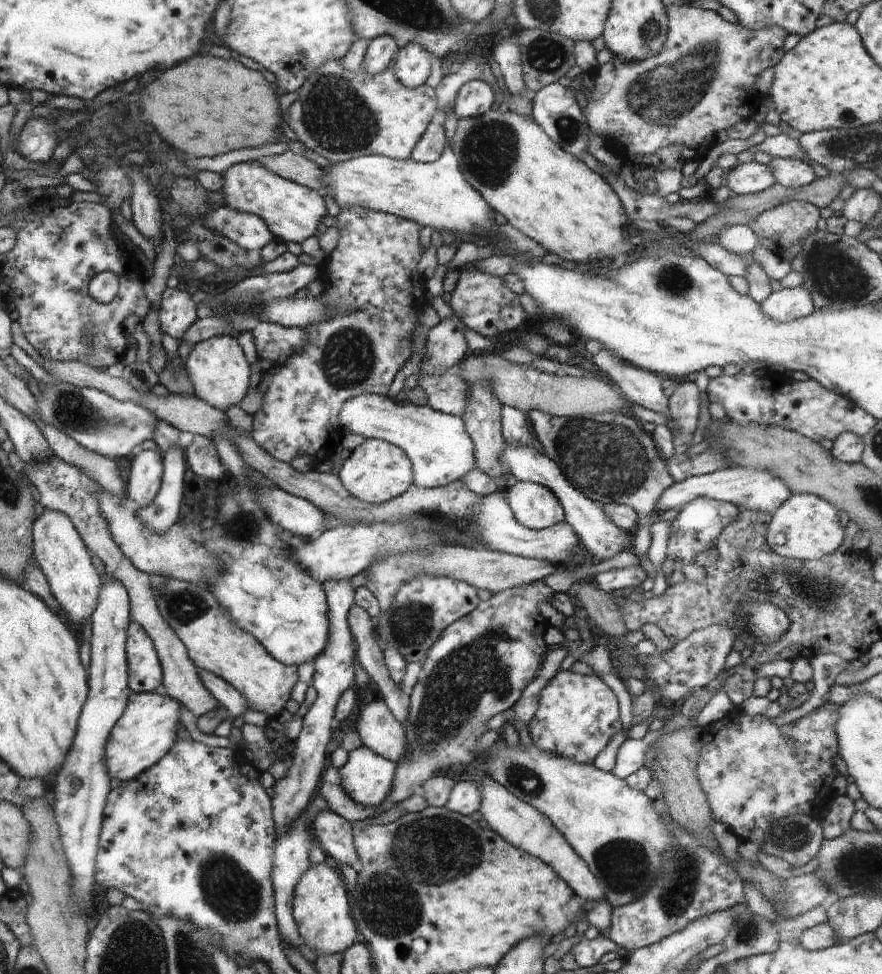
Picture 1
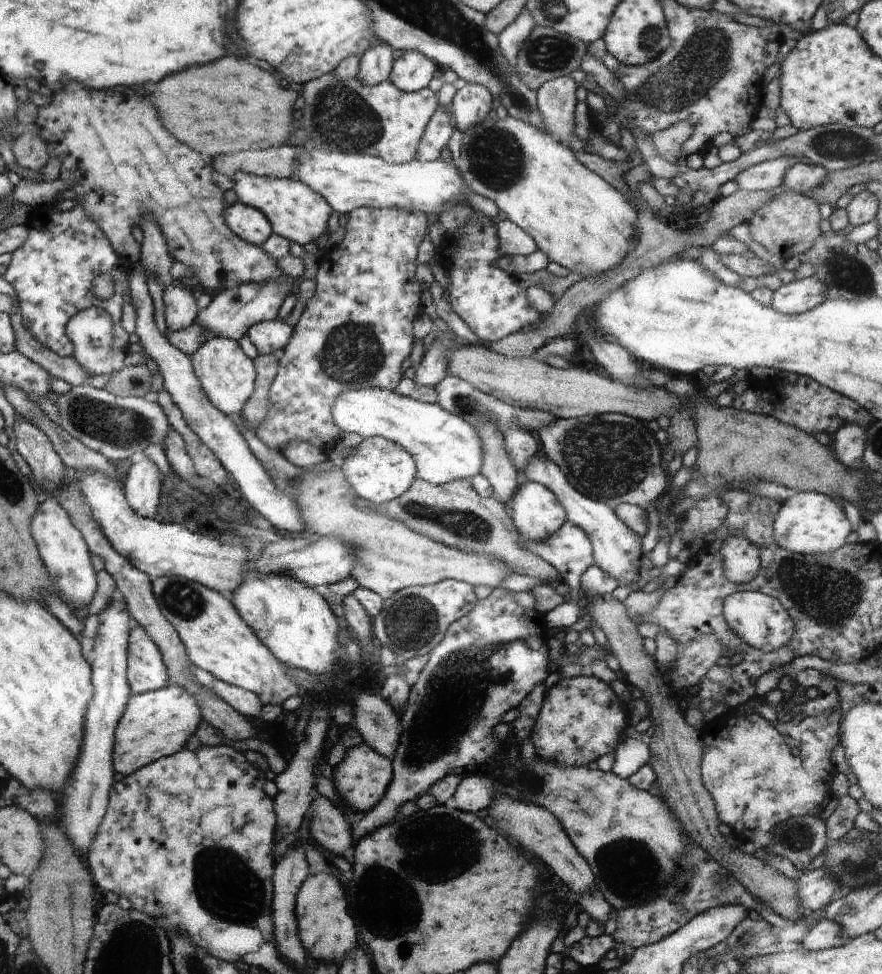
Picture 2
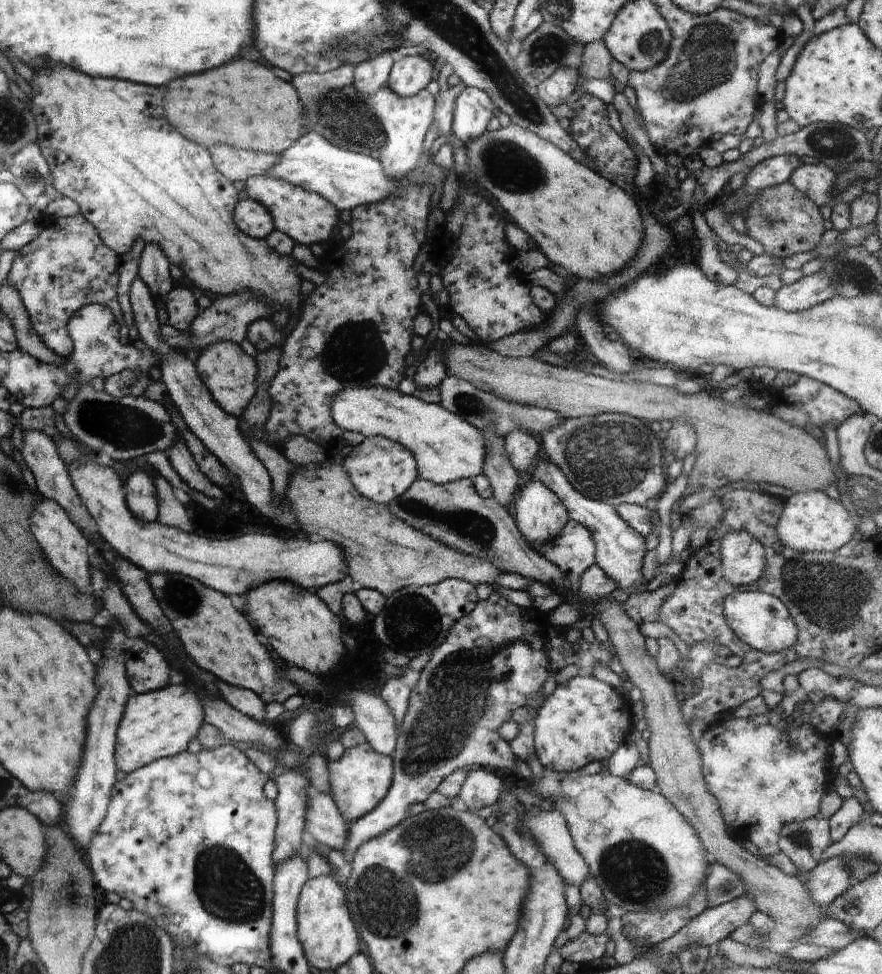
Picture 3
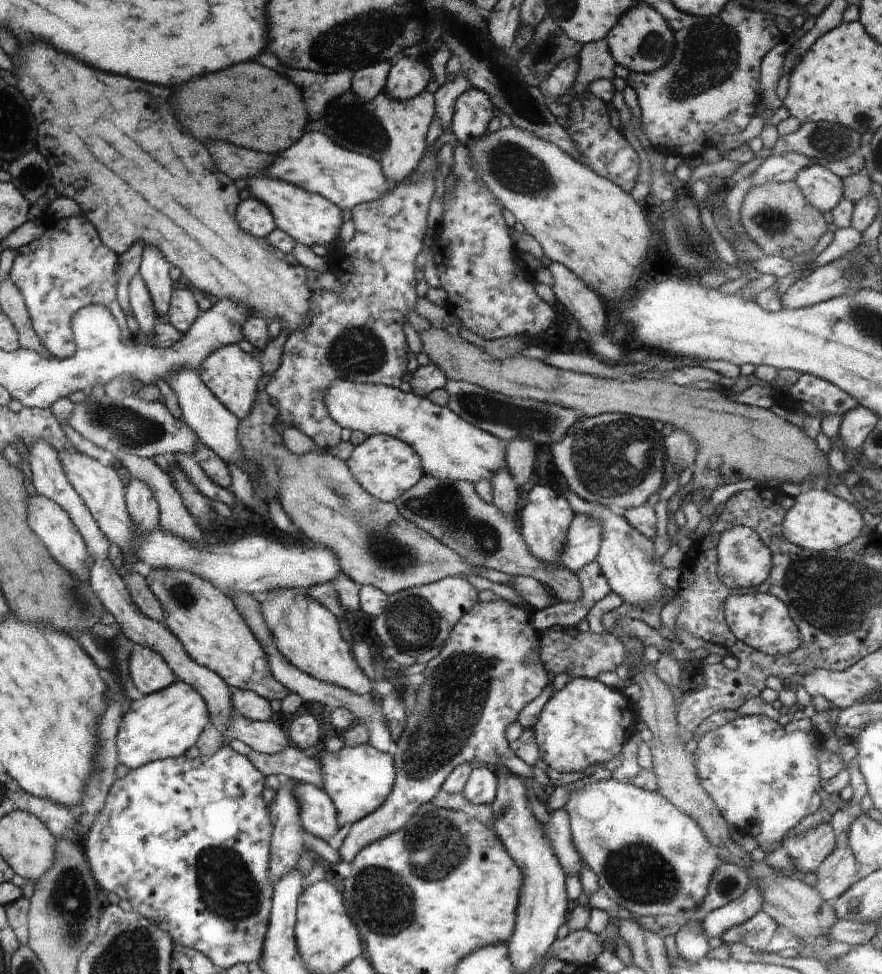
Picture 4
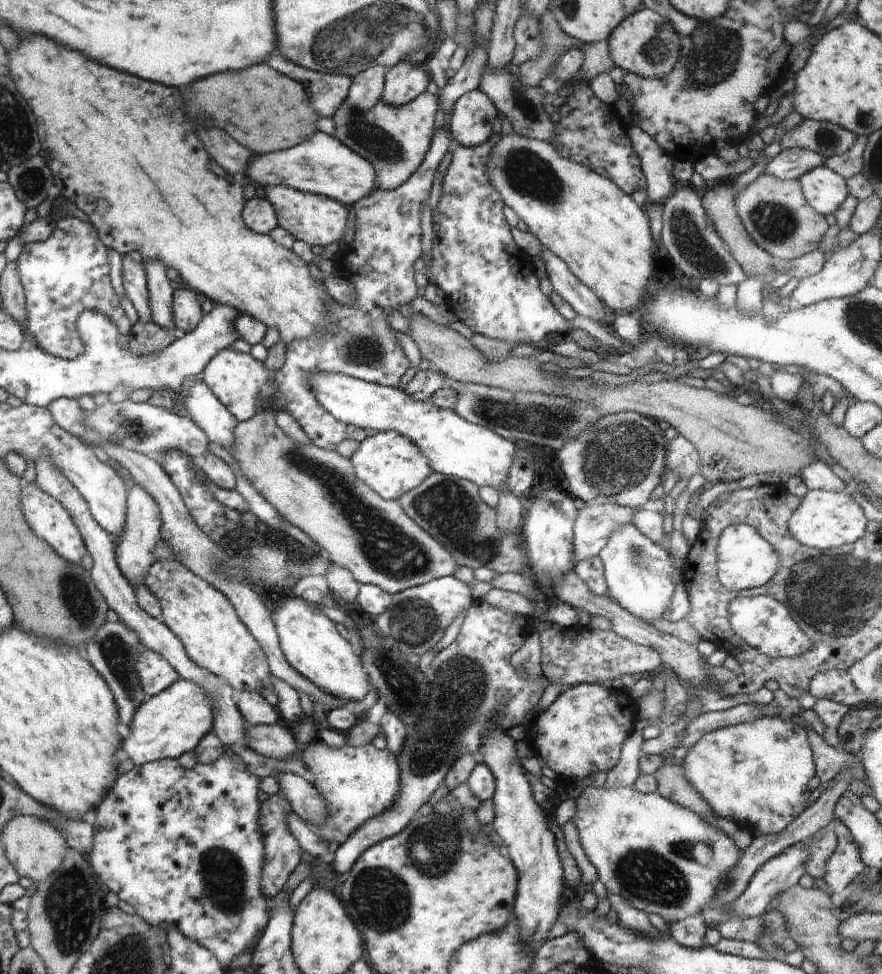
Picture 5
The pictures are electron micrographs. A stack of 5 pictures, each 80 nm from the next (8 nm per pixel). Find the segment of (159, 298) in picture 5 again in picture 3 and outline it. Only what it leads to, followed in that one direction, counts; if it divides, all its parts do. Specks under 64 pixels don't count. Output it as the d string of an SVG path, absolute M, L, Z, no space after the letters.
M146 242L141 253L138 276L155 295L167 295L175 281L170 276L171 262L165 252L156 244Z

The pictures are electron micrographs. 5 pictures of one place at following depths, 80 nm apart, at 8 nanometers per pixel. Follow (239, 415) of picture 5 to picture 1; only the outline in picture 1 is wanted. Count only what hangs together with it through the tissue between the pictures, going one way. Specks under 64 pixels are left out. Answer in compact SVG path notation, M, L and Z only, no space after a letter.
M216 335L194 344L186 362L185 370L194 388L195 395L204 402L226 412L246 396L250 388L251 368L238 345L236 337Z

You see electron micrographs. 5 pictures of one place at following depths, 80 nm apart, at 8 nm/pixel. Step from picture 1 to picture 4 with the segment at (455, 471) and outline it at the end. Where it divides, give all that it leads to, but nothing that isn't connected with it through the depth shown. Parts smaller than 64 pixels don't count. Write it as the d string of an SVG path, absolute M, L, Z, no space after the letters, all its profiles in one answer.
M336 379L325 390L324 404L328 409L330 418L342 428L360 431L367 436L387 434L403 440L418 454L425 476L437 479L465 480L476 484L479 480L488 479L490 482L498 470L506 468L506 453L508 442L500 440L497 436L470 424L462 417L454 414L448 407L436 405L428 397L419 397L412 392L386 385L370 383L357 383L348 379Z

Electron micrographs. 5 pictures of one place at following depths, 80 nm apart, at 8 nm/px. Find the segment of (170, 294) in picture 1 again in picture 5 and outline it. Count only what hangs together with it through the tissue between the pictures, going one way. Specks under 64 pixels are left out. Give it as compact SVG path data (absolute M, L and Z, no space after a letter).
M177 289L173 294L175 325L185 333L192 332L204 314L192 290Z

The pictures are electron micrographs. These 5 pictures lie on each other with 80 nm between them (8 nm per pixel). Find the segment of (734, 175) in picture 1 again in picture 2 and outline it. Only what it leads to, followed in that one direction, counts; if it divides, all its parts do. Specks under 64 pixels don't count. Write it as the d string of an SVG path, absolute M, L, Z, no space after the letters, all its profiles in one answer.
M781 156L743 170L736 178L740 189L772 191L783 185L785 172L797 162L796 157Z

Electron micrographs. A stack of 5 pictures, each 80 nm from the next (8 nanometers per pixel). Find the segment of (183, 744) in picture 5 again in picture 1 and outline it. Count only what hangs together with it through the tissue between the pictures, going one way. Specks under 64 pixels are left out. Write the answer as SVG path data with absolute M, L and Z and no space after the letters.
M130 694L125 713L116 721L107 742L107 769L110 778L127 782L156 764L179 739L183 704L170 695Z

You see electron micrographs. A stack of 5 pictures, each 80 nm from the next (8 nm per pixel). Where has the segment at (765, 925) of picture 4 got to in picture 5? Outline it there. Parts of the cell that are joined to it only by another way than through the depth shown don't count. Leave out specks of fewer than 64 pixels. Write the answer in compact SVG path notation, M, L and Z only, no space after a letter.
M592 786L585 788L577 799L577 811L573 816L572 820L576 825L579 832L579 841L583 846L586 856L590 859L590 862L596 867L598 871L599 880L606 886L606 890L613 892L614 894L622 895L634 908L644 911L647 914L660 914L664 920L668 923L676 922L688 916L702 916L704 918L704 924L707 928L714 928L720 932L721 938L730 940L741 940L750 941L755 943L757 936L762 932L762 921L761 917L741 917L735 915L731 911L731 906L721 903L716 896L717 888L719 887L720 881L727 875L730 875L734 870L738 861L741 859L741 850L736 843L733 842L732 837L725 831L720 829L720 826L709 823L706 819L702 819L701 816L693 810L686 809L677 802L668 800L666 797L656 793L641 793L638 792L633 786L632 787L618 787L615 789L607 789L605 786Z

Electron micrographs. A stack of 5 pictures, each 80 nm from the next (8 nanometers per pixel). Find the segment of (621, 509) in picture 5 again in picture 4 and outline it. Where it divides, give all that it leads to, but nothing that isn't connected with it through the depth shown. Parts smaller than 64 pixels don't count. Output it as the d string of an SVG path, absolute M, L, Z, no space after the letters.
M575 514L561 551L560 565L575 573L589 562L596 561L601 547L602 533L603 526L598 519Z

